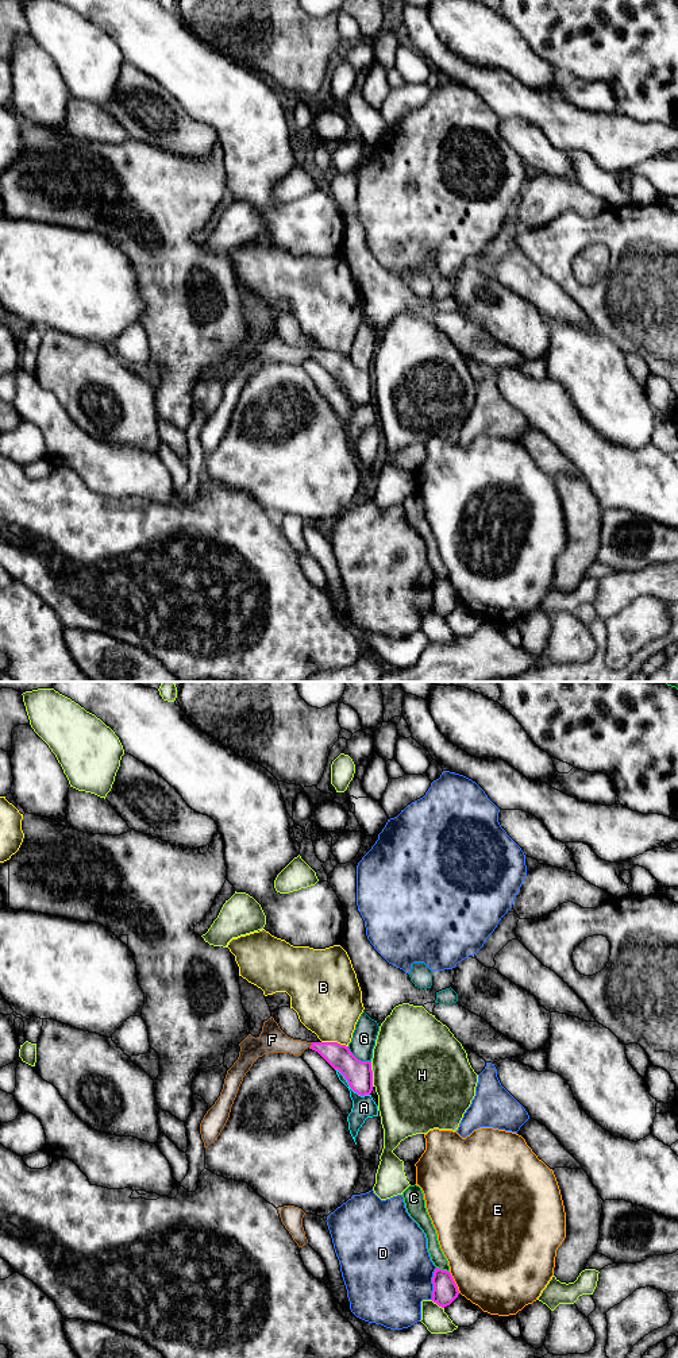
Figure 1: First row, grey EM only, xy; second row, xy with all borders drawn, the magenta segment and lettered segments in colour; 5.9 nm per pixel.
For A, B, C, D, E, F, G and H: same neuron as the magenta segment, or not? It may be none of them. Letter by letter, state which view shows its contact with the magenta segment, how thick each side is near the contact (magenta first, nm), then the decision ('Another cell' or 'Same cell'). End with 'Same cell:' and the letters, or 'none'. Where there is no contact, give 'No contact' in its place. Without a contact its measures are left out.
A: Touches magenta in xy. Thickness 160 nm (magenta) against 140 nm. Another cell
B: Touches magenta in xy. Thickness 160 nm (magenta) against 400 nm. Another cell
C: Touches magenta in xy. Thickness 150 nm (magenta) against 80 nm. Another cell
D: Touches magenta in xy. Thickness 150 nm (magenta) against 480 nm. Another cell
E: Touches magenta in xy. Thickness 150 nm (magenta) against 480 nm. Another cell
F: Touches magenta in xy. Thickness 150 nm (magenta) against 160 nm. Same cell
G: Touches magenta in xy. Thickness 160 nm (magenta) against 140 nm. Another cell
H: Touches magenta in xy. Thickness 160 nm (magenta) against 500 nm. Another cell
Same cell: F

